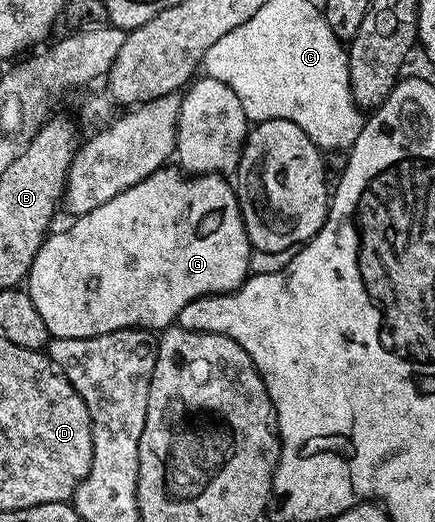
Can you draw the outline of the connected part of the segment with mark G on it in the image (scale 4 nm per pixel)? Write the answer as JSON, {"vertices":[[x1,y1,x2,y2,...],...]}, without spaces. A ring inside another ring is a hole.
{"vertices":[[161,168,155,175,142,180,139,186,126,188,123,194,114,196,98,210,77,217,76,226,64,230,61,234,49,233,44,245,36,254,34,264,30,268,26,279,27,294,37,306,42,320,52,338,89,338,98,336,106,330,151,330,163,332,179,319,180,308,193,298,202,298,205,294,216,291,231,292,246,278,246,260,253,252,252,246,246,240,242,212,238,209,235,189,230,185,229,179,224,176,182,176,179,169]]}

